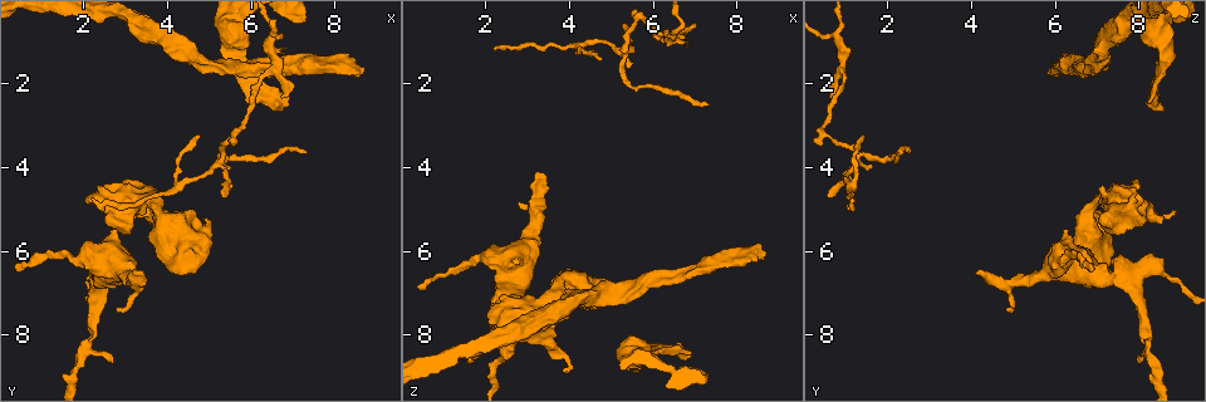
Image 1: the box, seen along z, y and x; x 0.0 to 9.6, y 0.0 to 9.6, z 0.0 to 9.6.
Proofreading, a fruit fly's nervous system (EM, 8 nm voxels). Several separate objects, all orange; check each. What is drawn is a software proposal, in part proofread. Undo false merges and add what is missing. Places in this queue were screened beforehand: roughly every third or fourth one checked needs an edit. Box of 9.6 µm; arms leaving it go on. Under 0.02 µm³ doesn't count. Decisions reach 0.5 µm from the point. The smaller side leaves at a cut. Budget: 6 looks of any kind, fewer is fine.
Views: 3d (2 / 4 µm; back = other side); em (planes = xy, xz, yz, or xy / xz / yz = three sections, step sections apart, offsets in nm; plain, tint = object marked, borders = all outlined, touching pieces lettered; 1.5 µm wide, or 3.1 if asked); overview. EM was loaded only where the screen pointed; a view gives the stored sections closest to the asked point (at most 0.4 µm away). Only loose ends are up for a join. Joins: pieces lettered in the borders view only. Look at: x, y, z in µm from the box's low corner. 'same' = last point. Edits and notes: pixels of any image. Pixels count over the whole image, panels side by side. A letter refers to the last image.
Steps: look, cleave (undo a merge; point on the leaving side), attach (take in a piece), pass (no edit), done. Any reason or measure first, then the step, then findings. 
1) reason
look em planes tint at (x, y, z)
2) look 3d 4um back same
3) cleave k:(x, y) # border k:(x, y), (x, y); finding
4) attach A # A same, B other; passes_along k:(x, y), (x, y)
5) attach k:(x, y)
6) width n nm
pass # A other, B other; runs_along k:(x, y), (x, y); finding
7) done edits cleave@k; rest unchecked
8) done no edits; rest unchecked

long arm stops here
look 3d 4um at (7.35, 3.65, 2.55)

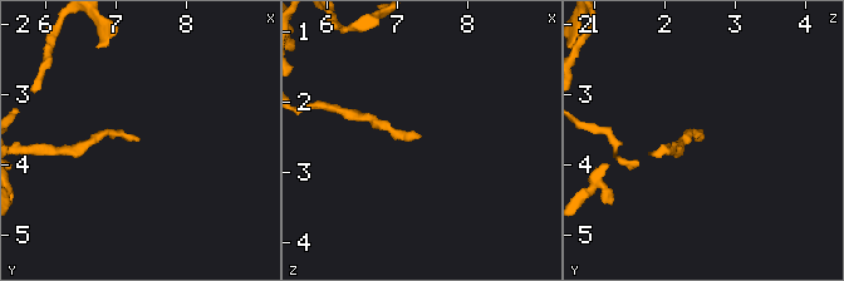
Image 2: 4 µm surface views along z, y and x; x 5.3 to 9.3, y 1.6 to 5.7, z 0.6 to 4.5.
look em planes borders at (7.30, 3.60, 2.55)

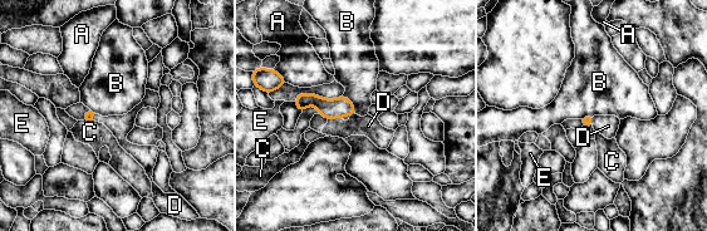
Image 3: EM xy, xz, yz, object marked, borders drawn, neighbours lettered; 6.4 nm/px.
longest_contact B 150 nm
attach D # A other, B other, C other, D same, E other; passes_along 3:(340, 107), (334, 117), (368, 126); the cell continues

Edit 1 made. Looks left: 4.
look overview

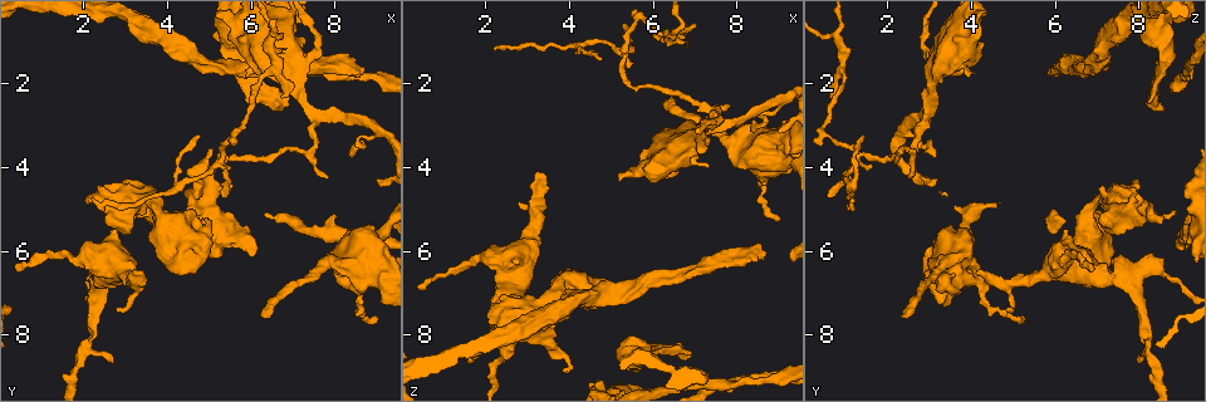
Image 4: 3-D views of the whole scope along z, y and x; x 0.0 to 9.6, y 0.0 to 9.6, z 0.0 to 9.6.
an open end
look em yz step 4 tint at (8.60, 1.70, 6.10)

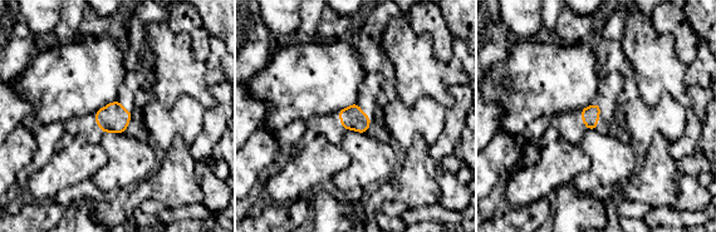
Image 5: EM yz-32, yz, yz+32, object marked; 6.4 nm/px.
cut it another way
look em planes borders same

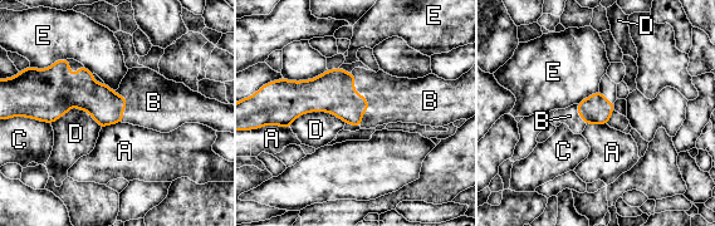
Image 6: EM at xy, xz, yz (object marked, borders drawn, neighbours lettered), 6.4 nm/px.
attach B # A other, B same, C other, D other, E other; passes_along 6:(333, 92), (365, 97), (391, 99); the cell continues

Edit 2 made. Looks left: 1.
done edits attach@3, attach@6; rest unchecked

